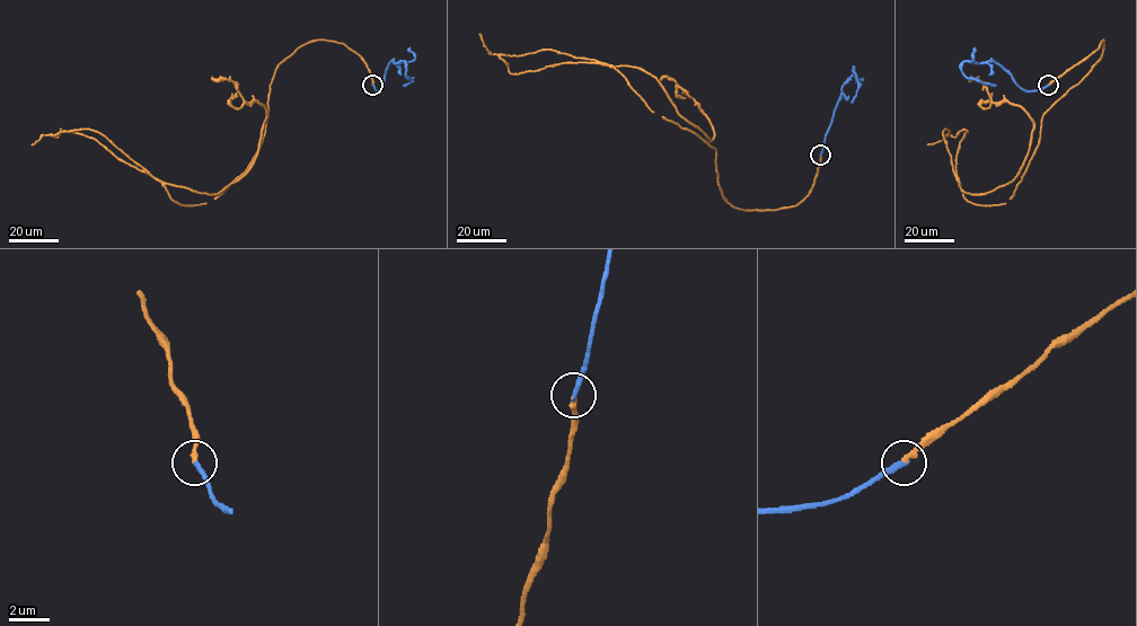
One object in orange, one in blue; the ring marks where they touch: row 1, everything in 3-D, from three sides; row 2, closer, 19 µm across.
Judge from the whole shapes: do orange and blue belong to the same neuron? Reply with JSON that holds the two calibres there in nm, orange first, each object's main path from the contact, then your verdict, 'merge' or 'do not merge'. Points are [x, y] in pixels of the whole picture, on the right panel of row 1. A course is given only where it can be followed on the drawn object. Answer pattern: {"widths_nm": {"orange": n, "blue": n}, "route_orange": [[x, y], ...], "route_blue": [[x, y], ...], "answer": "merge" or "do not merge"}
{"widths_nm": {"orange": 260, "blue": 260}, "route_orange": [[1048, 85], [1103, 40], [1090, 71], [1043, 115], [1033, 155], [1011, 182], [961, 188], [967, 130], [927, 144]], "route_blue": [[1048, 85], [1027, 90], [993, 61], [963, 62], [961, 71], [966, 77], [996, 85]], "answer": "merge"}

